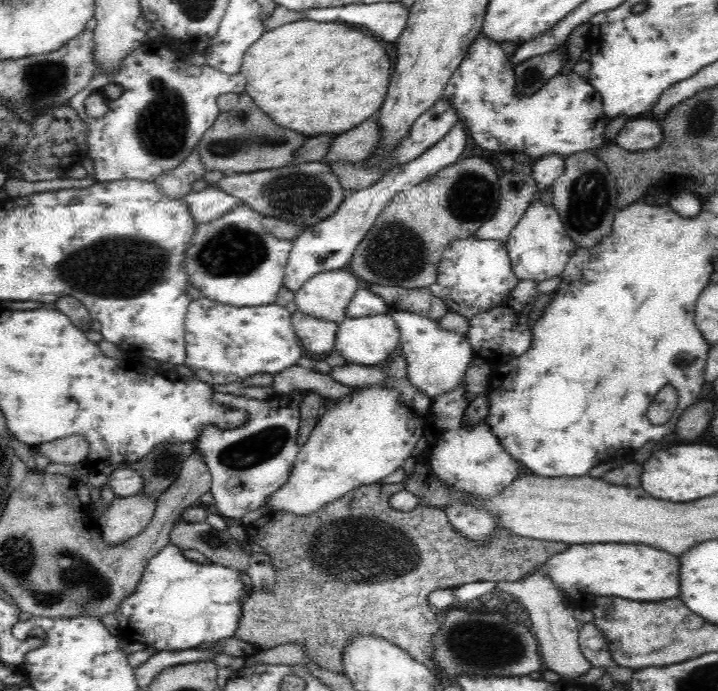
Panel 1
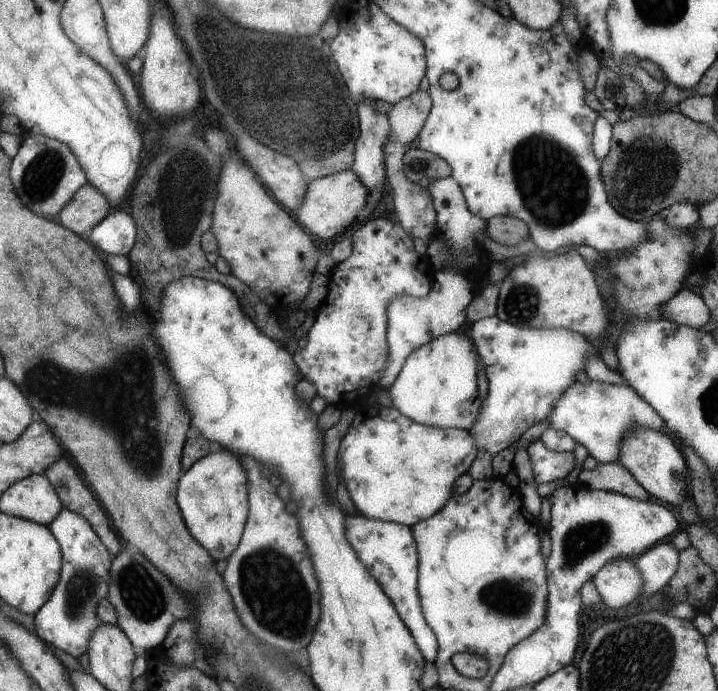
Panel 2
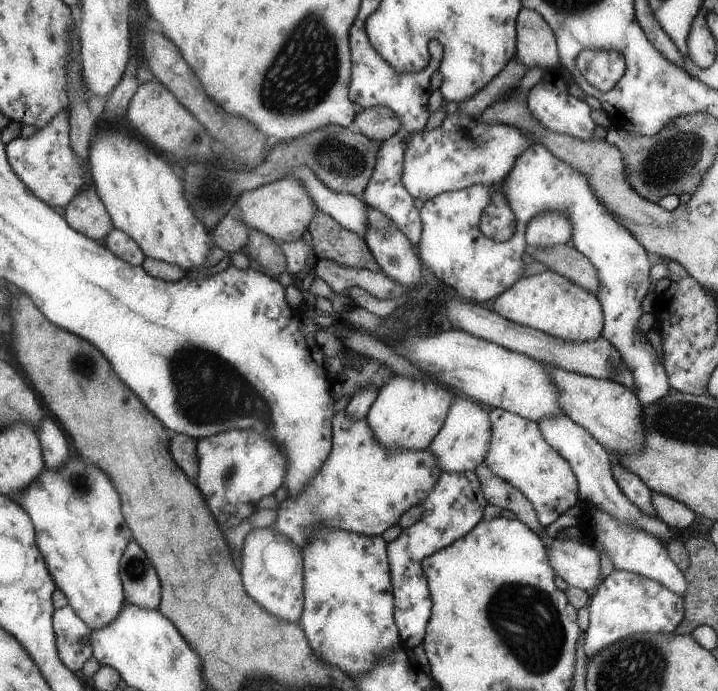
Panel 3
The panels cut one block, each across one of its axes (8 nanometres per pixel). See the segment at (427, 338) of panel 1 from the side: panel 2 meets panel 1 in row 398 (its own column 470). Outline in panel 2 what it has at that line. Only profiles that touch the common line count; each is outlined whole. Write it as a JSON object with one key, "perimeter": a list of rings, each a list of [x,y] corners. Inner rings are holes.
{"perimeter":[[[497,316],[471,324],[471,342],[483,360],[489,392],[469,434],[477,452],[487,450],[491,456],[509,448],[531,426],[547,420],[563,392],[575,384],[575,374],[585,372],[585,360],[599,356],[599,348],[589,338],[583,338],[583,334],[571,330],[517,328],[501,322]]]}

